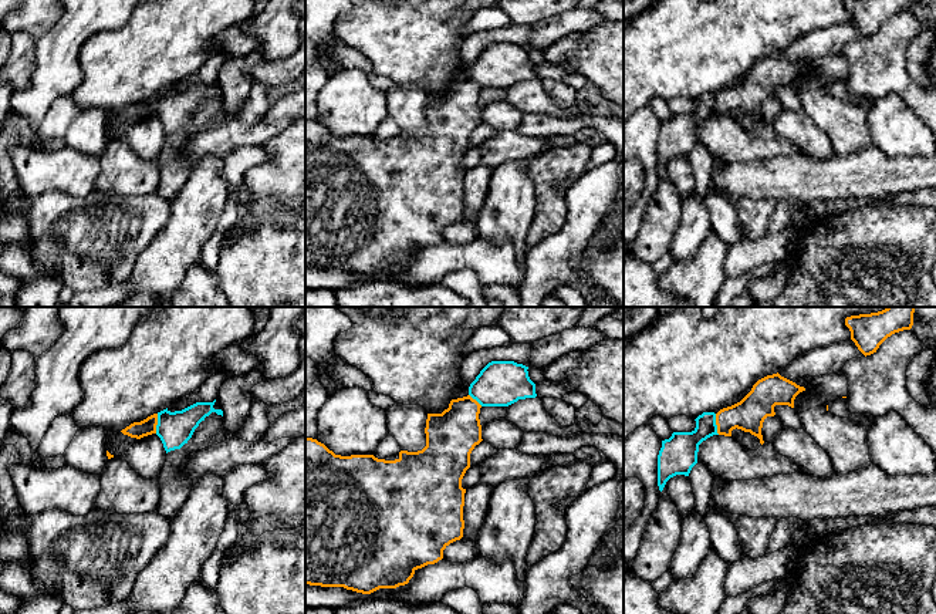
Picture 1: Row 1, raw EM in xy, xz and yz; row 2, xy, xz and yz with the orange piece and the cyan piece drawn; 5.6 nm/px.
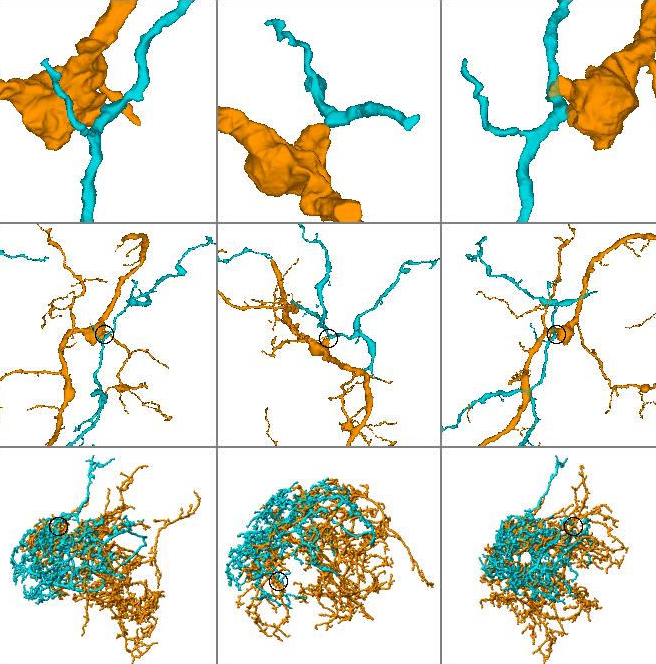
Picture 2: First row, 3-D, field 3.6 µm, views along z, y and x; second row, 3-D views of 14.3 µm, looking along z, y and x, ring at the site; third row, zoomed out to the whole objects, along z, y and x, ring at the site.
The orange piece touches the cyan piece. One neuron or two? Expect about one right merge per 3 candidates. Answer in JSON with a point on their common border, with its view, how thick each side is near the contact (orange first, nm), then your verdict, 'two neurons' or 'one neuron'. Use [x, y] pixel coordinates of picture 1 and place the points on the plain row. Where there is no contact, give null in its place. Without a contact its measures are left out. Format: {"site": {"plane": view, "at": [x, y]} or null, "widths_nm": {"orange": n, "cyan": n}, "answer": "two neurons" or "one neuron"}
{"site": {"plane": "yz", "at": [716, 105]}, "widths_nm": {"orange": 180, "cyan": 190}, "answer": "two neurons"}

